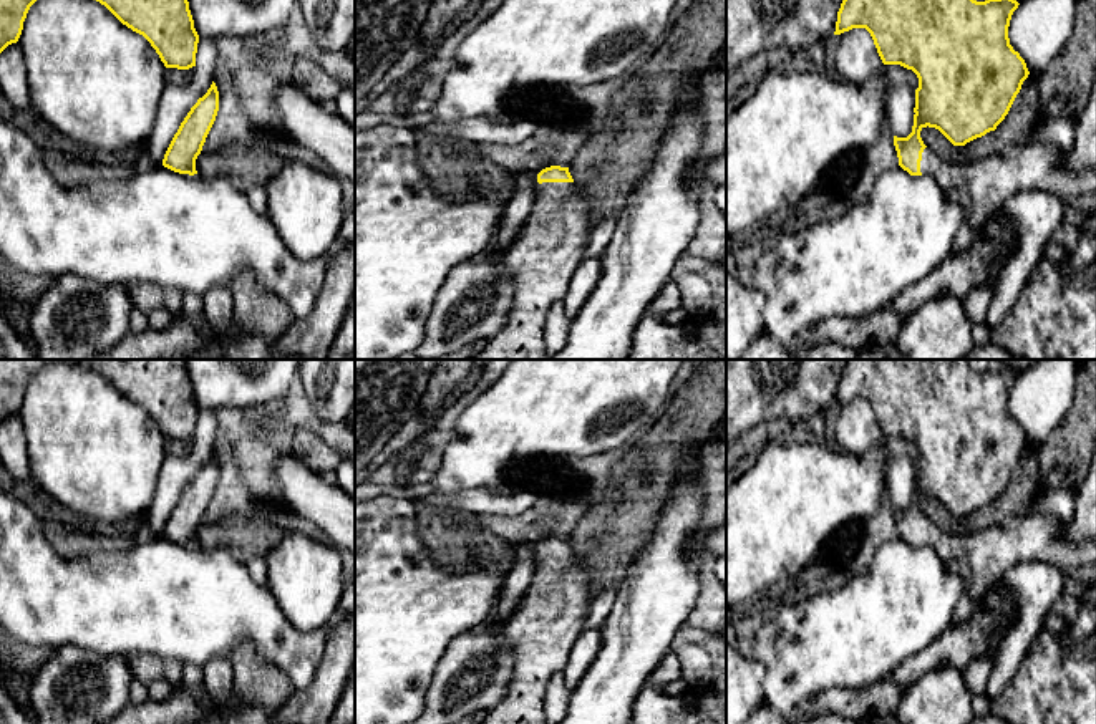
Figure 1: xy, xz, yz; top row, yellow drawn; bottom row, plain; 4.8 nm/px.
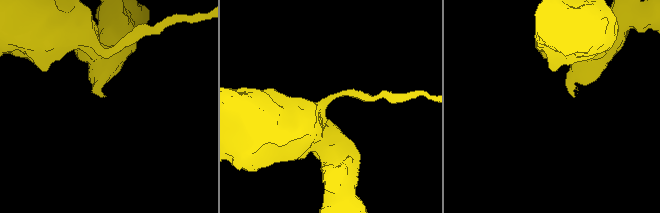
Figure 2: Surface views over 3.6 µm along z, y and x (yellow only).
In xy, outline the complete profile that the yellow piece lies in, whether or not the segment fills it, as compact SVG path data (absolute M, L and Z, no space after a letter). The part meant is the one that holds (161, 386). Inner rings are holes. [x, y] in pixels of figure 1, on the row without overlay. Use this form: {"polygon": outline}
{"polygon": "M0 360L0 424L18 413L30 378L58 361L81 364L104 376L151 414L166 439L196 437L199 406L186 360Z"}

